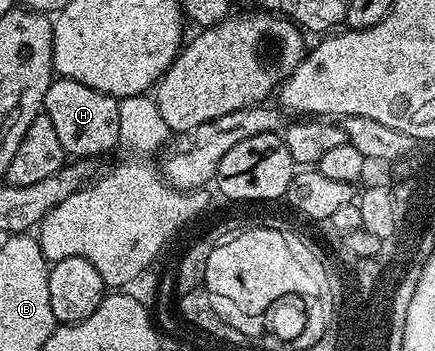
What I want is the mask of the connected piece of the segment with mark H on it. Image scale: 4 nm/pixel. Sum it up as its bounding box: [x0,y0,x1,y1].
[43,77,119,159]

